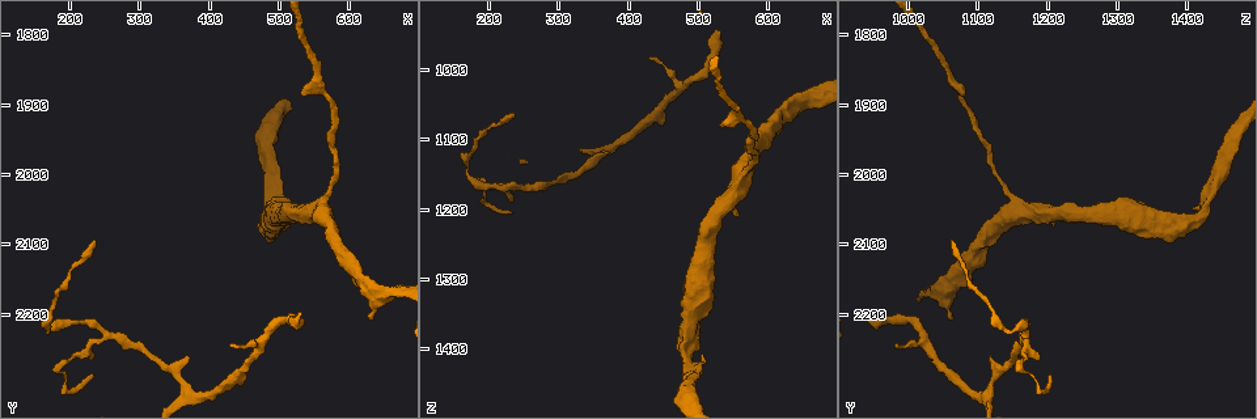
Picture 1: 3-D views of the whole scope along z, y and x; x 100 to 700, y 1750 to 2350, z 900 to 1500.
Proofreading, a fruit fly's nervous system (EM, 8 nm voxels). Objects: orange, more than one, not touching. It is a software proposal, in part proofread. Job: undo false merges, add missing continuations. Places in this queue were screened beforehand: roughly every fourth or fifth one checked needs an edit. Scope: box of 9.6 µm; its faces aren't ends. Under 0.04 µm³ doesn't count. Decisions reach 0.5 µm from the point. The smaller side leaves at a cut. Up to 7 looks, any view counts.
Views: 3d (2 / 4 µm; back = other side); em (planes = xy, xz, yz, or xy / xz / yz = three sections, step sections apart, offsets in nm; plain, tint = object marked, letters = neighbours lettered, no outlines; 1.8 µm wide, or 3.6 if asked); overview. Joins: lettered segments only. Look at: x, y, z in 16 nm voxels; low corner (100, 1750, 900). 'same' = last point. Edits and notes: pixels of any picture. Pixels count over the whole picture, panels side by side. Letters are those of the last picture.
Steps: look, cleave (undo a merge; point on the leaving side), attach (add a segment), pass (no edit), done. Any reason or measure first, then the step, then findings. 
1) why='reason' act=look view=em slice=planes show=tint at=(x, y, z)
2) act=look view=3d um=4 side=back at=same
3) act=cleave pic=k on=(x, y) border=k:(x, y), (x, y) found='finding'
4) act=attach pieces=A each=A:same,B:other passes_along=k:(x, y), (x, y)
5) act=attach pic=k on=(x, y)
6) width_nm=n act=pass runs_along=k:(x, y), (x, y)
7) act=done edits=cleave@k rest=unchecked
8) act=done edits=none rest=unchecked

why='thin end' act=look view=em slice=planes show=letters at=(235, 2100, 1060)

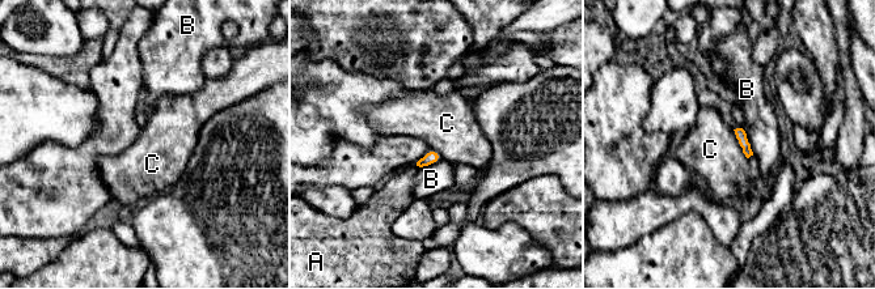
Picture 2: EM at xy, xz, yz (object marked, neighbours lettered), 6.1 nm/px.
longest_contact=C:200nm act=pass each=A:other,B:other,C:other border=2:(732, 130), (747, 158) found='none of them fits'

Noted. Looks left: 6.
act=look view=em slice=planes show=letters at=(525, 2210, 940)

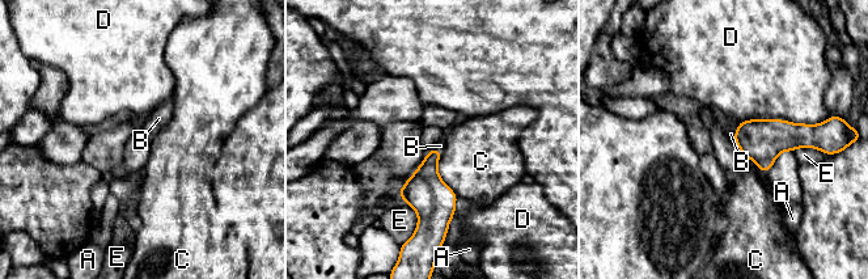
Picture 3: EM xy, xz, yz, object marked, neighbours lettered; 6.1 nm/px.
longest_contact=D:460nm act=attach pieces=B each=A:other,B:same,C:other,D:other,E:other passes_along=3:(424, 187), (437, 149), (440, 146) found='it goes on there'

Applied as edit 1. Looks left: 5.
act=look view=overview

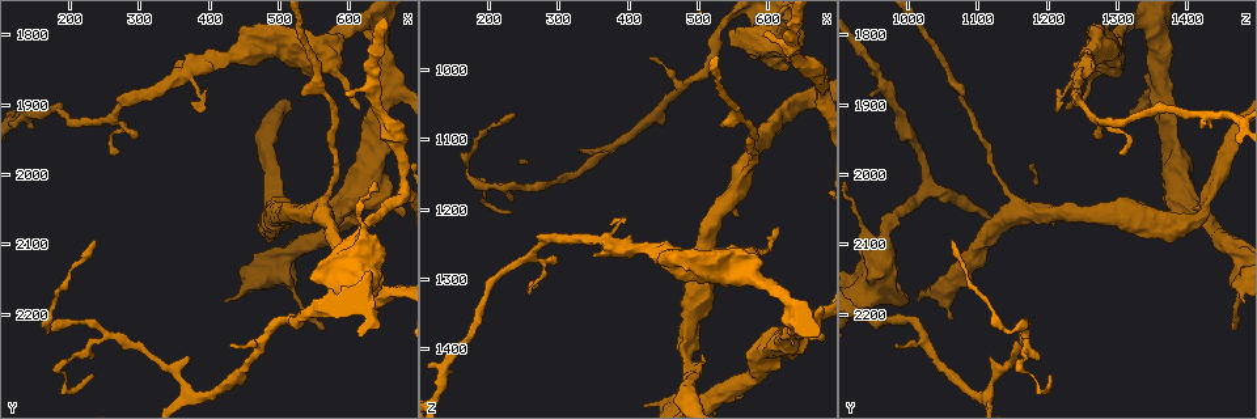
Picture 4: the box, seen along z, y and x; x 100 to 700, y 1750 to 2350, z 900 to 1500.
why='tapers out' act=look view=3d um=4 at=(430, 2240, 985)

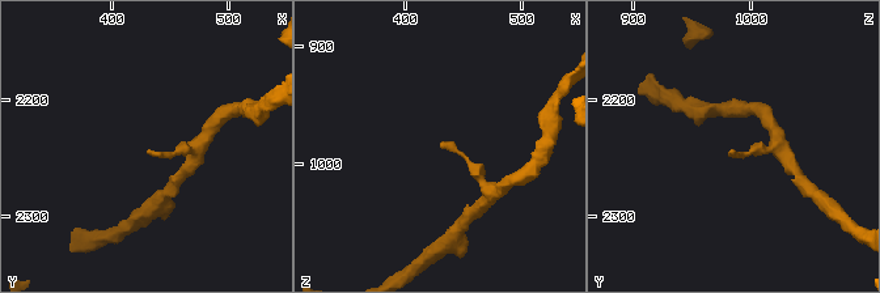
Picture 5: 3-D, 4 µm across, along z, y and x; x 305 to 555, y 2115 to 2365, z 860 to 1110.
why='need the tissue' act=look view=em slice=planes show=tint at=(430, 2244, 982)

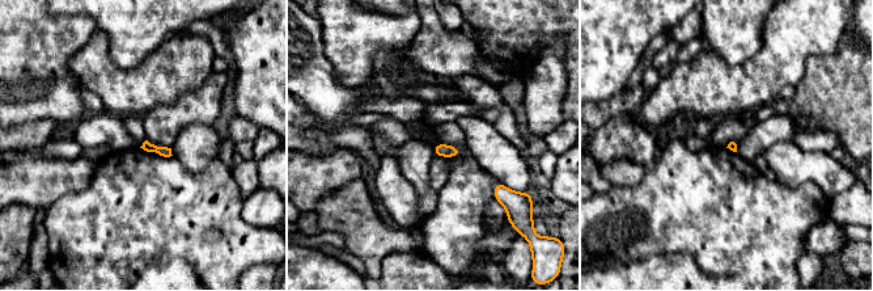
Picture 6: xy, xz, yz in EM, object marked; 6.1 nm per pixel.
why='what lies round it' act=look view=em slice=planes show=letters at=same

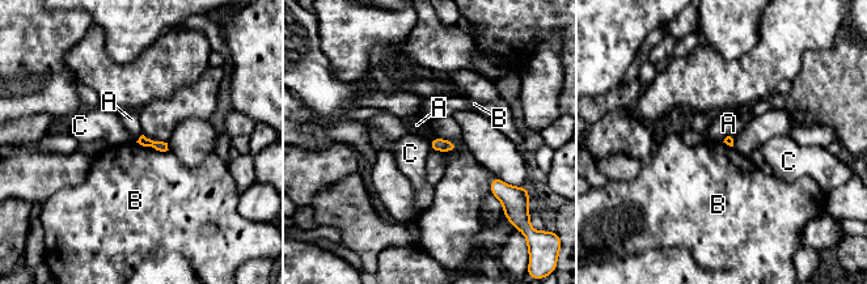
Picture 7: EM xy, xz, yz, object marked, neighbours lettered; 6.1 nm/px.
longest_contact=B:220nm act=pass each=A:other,B:other,C:other found='none of them fits'

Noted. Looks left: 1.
act=done edits=attach@3 rest=unchecked

